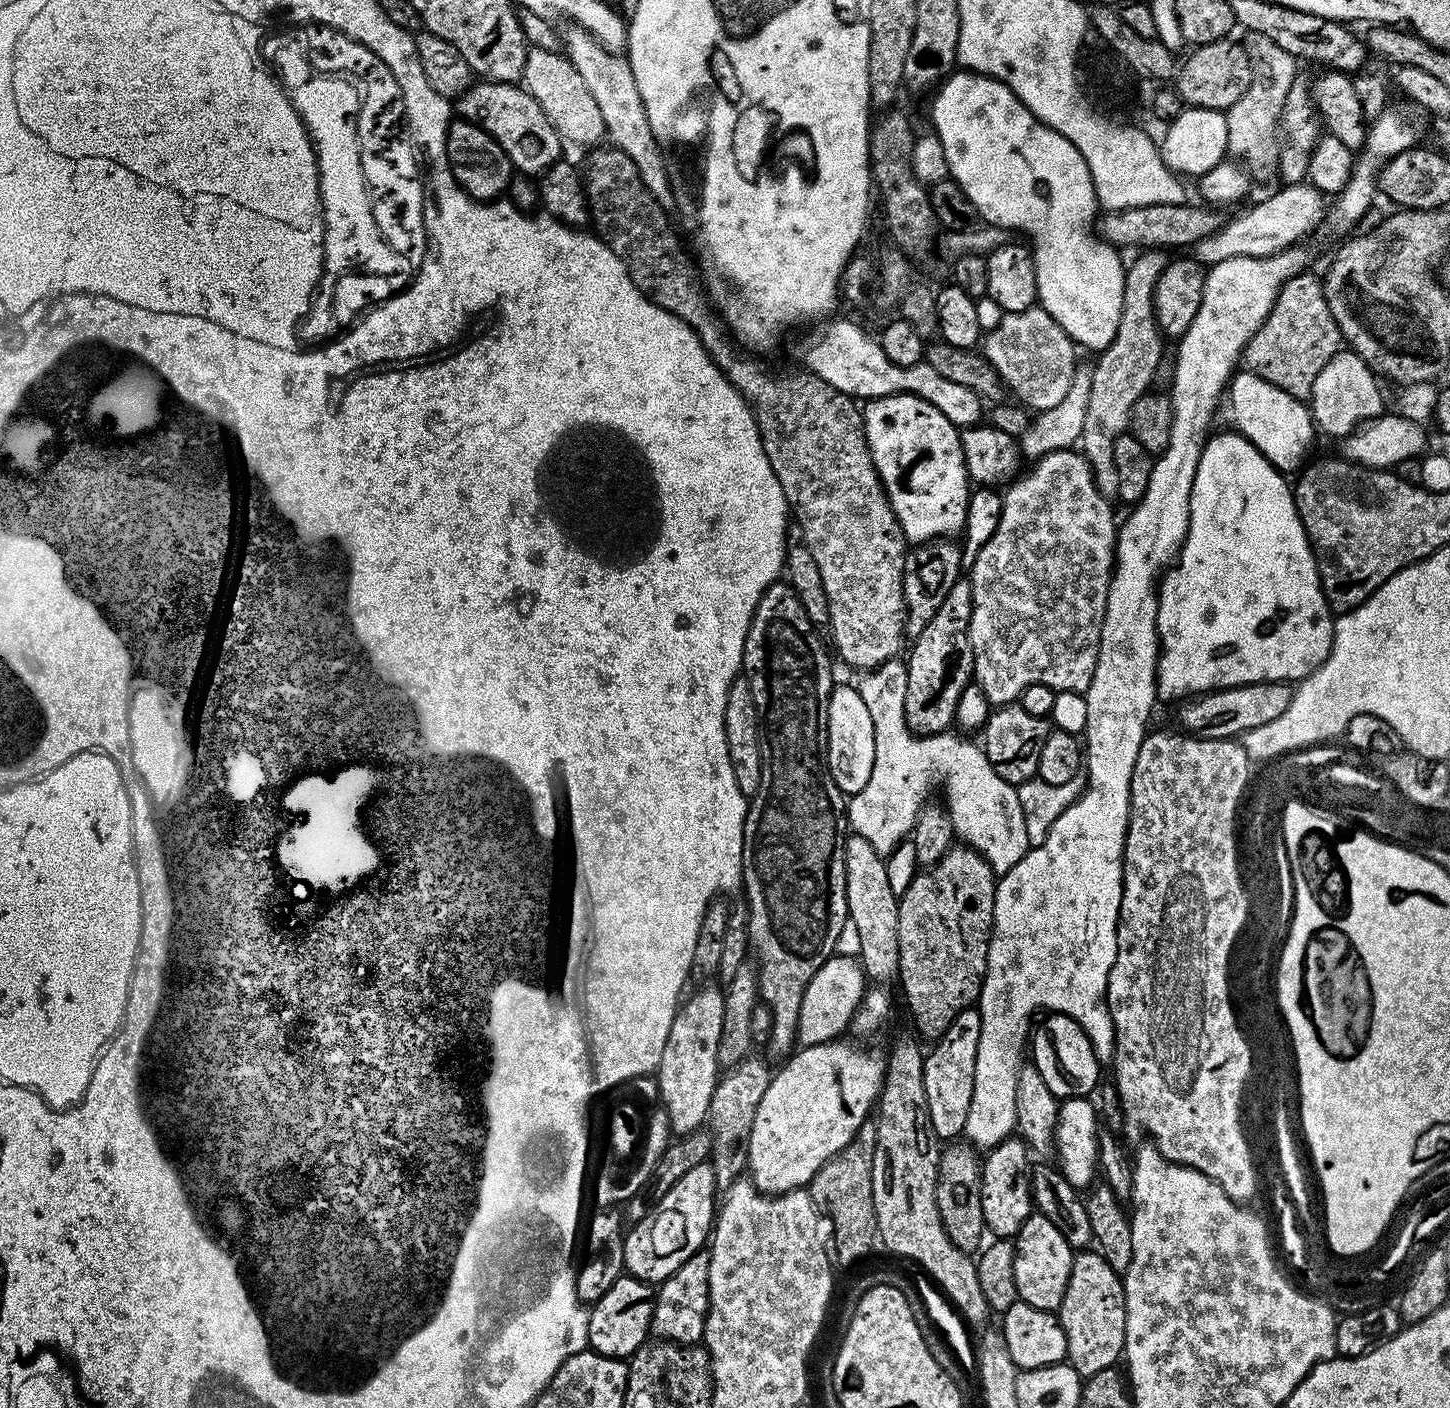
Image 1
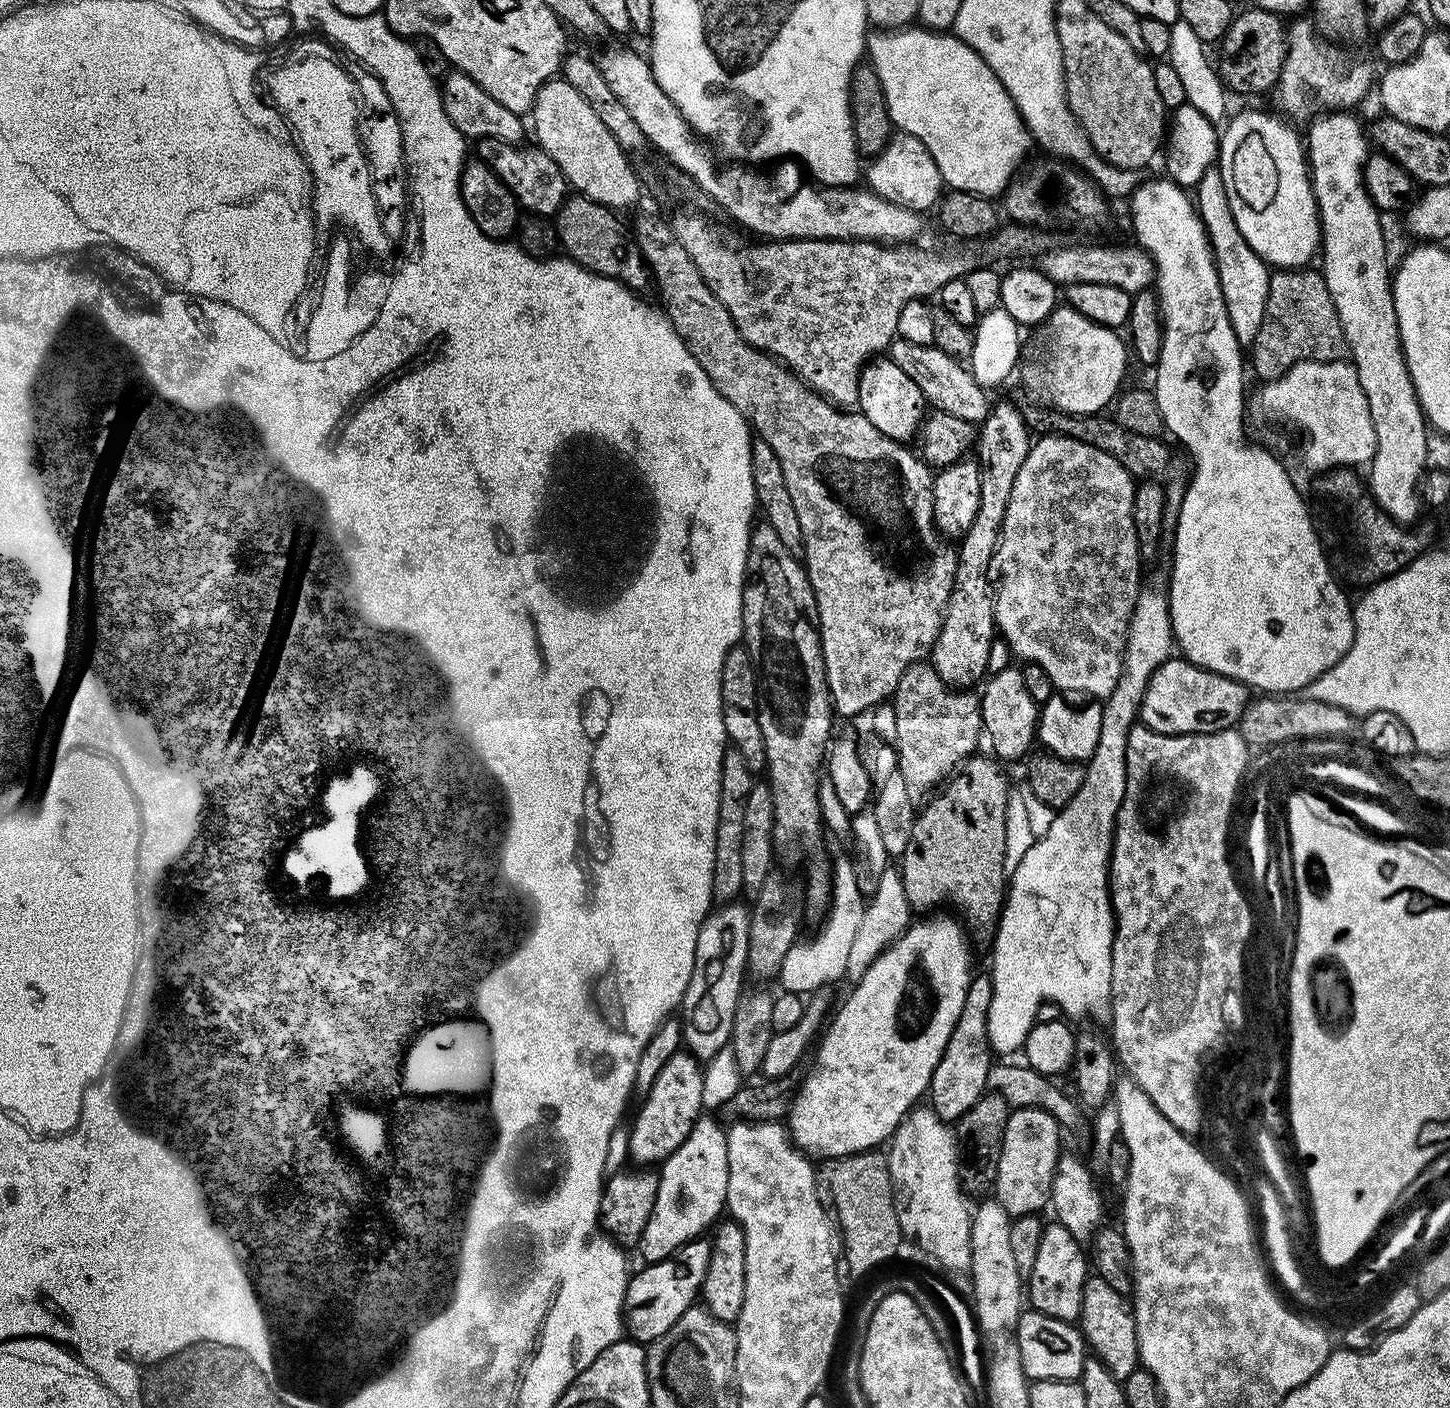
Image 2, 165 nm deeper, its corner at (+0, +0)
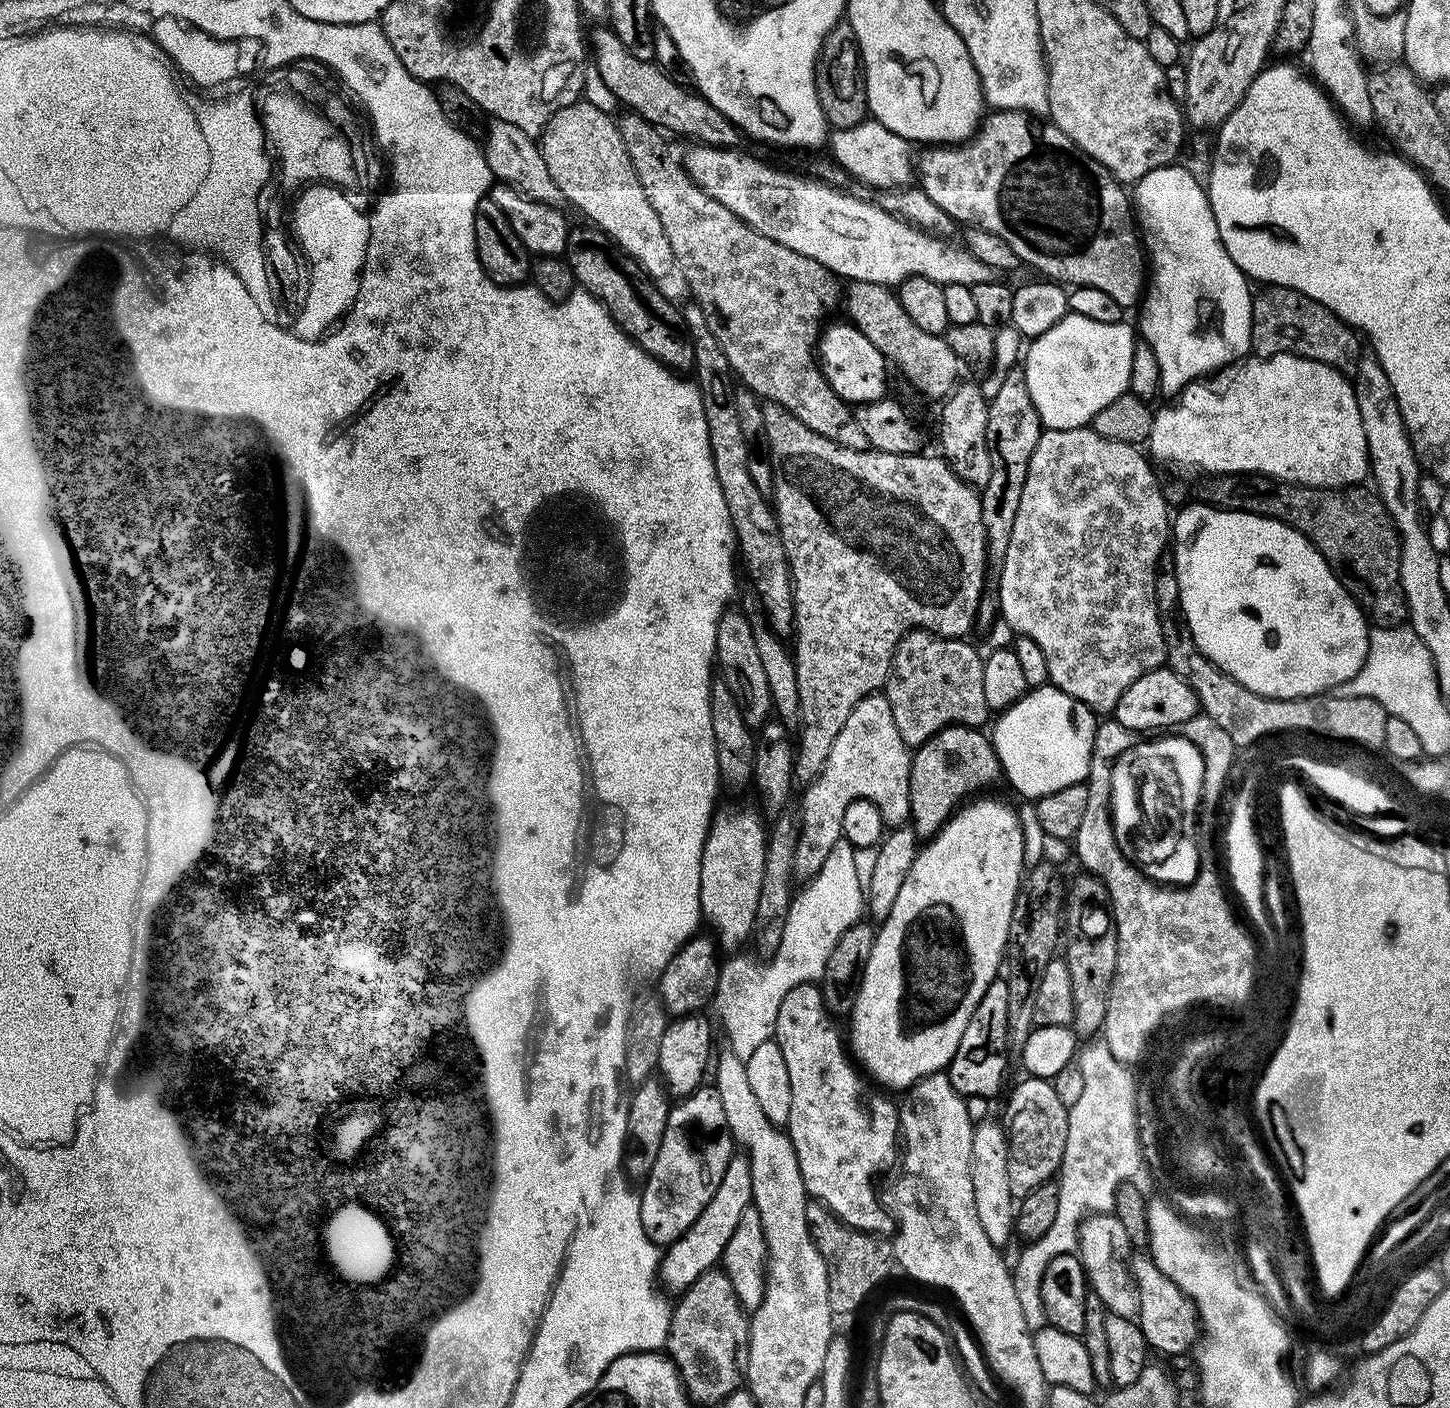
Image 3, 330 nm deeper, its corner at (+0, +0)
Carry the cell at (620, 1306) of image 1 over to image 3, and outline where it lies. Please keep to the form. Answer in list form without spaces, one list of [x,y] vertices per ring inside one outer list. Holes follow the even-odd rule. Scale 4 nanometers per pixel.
[[[733,1154],[730,1162],[726,1162],[726,1174],[722,1174],[722,1182],[718,1182],[714,1198],[706,1202],[706,1210],[694,1222],[694,1226],[686,1230],[686,1234],[678,1237],[673,1244],[667,1245],[666,1251],[660,1257],[658,1280],[669,1293],[683,1294],[702,1273],[721,1263],[726,1242],[730,1242],[742,1210],[746,1210],[746,1206],[752,1203],[753,1190],[754,1181],[750,1179],[750,1162],[747,1155]]]

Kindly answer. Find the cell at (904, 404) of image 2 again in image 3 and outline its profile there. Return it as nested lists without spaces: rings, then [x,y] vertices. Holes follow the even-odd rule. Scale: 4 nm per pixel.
[[[850,322],[844,324],[829,323],[823,329],[818,345],[818,363],[824,376],[836,395],[844,399],[849,406],[873,404],[875,400],[883,400],[889,395],[888,371],[890,365],[884,355]]]

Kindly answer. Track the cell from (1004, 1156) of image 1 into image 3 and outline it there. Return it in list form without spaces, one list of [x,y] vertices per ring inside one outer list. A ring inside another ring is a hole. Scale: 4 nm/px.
[[[1028,1076],[1012,1092],[1008,1100],[1008,1173],[1010,1174],[1010,1190],[1013,1197],[1023,1198],[1030,1190],[1038,1190],[1038,1186],[1049,1183],[1059,1173],[1062,1154],[1066,1150],[1066,1130],[1068,1129],[1068,1110],[1058,1094],[1054,1094],[1051,1079]]]

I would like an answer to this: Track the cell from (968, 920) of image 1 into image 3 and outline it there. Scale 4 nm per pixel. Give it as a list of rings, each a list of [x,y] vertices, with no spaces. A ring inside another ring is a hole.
[[[952,724],[948,728],[938,730],[938,734],[931,736],[927,742],[912,752],[910,766],[910,826],[921,838],[931,838],[940,831],[941,826],[954,815],[969,798],[975,797],[983,788],[991,784],[1001,783],[1002,773],[1000,759],[996,748],[987,735],[983,736],[980,728],[968,728],[965,724]]]

